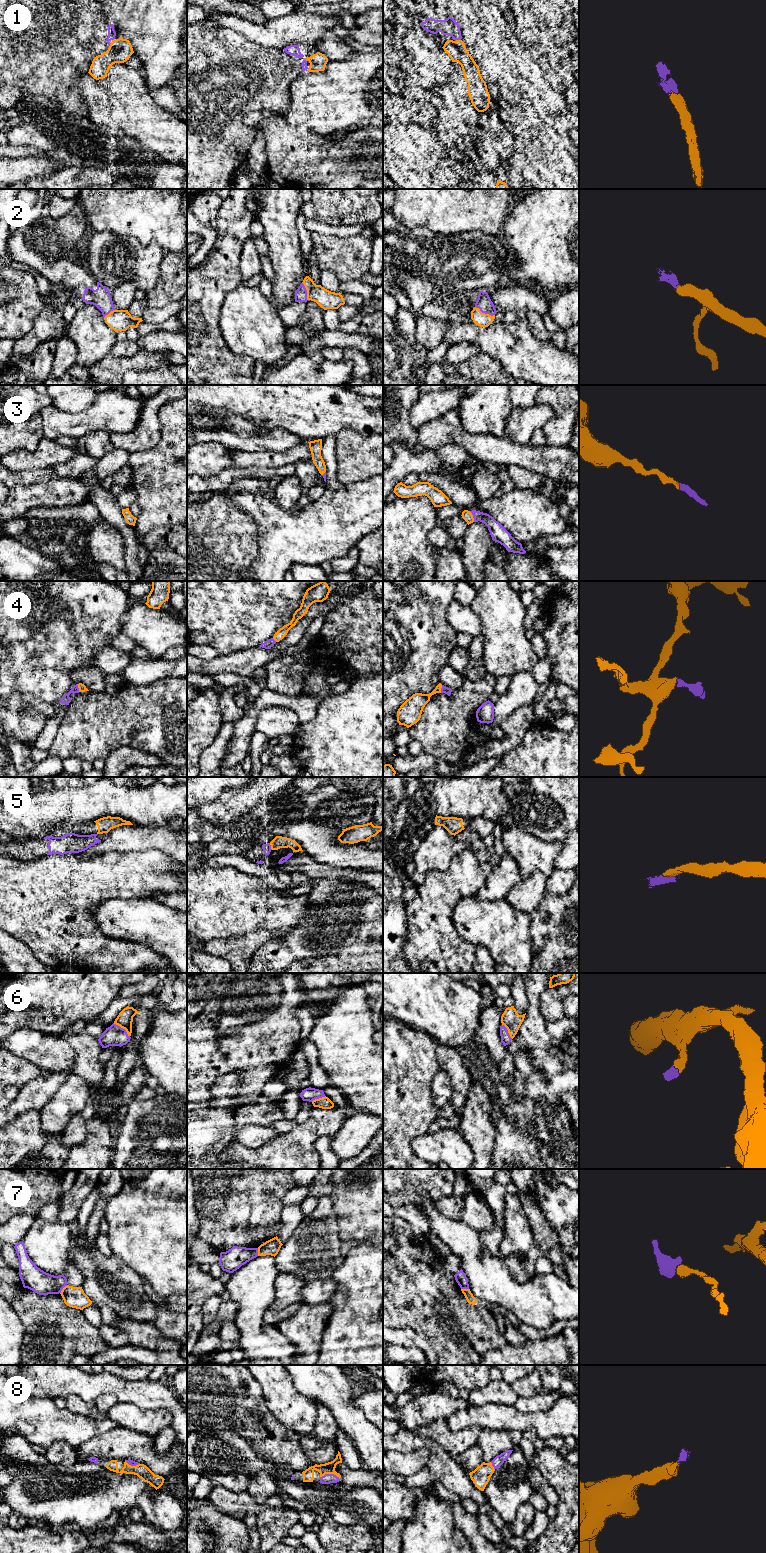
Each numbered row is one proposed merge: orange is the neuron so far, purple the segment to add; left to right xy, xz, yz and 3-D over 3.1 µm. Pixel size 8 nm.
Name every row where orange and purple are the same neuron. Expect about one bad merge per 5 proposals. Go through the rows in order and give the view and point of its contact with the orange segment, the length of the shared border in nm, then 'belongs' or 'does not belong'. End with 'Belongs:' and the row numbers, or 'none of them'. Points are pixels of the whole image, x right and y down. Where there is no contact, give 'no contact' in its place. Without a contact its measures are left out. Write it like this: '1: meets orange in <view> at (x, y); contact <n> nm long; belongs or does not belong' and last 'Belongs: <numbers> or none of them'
1: meets orange in yz at (458, 40); contact 40 nm long; belongs
2: meets orange in yz at (484, 313); contact 180 nm long; belongs
3: meets orange in yz at (472, 516); contact 100 nm long; belongs
4: meets orange in xy at (78, 687); contact 70 nm long; belongs
5: meets orange in xz at (271, 846); contact 60 nm long; does not belong
6: meets orange in xy at (122, 1027); contact 170 nm long; belongs
7: meets orange in xy at (62, 1289); contact 90 nm long; does not belong
8: meets orange in xz at (330, 1473); contact 150 nm long; belongs
Belongs: 1, 2, 3, 4, 6, 8

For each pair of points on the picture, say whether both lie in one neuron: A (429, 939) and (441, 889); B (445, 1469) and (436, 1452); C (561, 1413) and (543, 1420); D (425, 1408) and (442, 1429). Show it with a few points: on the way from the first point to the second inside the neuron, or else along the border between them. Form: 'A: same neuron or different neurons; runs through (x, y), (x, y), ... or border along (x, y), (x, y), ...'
A: same neuron; runs through (430, 927), (429, 914), (435, 901)
B: same neuron; runs through (442, 1465), (438, 1456)
C: same neuron; runs through (557, 1417), (554, 1420), (547, 1420)
D: different neurons; border along (444, 1419), (436, 1419), (416, 1429)

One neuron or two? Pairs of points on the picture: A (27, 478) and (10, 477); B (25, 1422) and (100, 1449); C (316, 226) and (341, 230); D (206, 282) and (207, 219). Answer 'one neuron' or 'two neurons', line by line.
A: one neuron
B: two neurons
C: one neuron
D: two neurons

